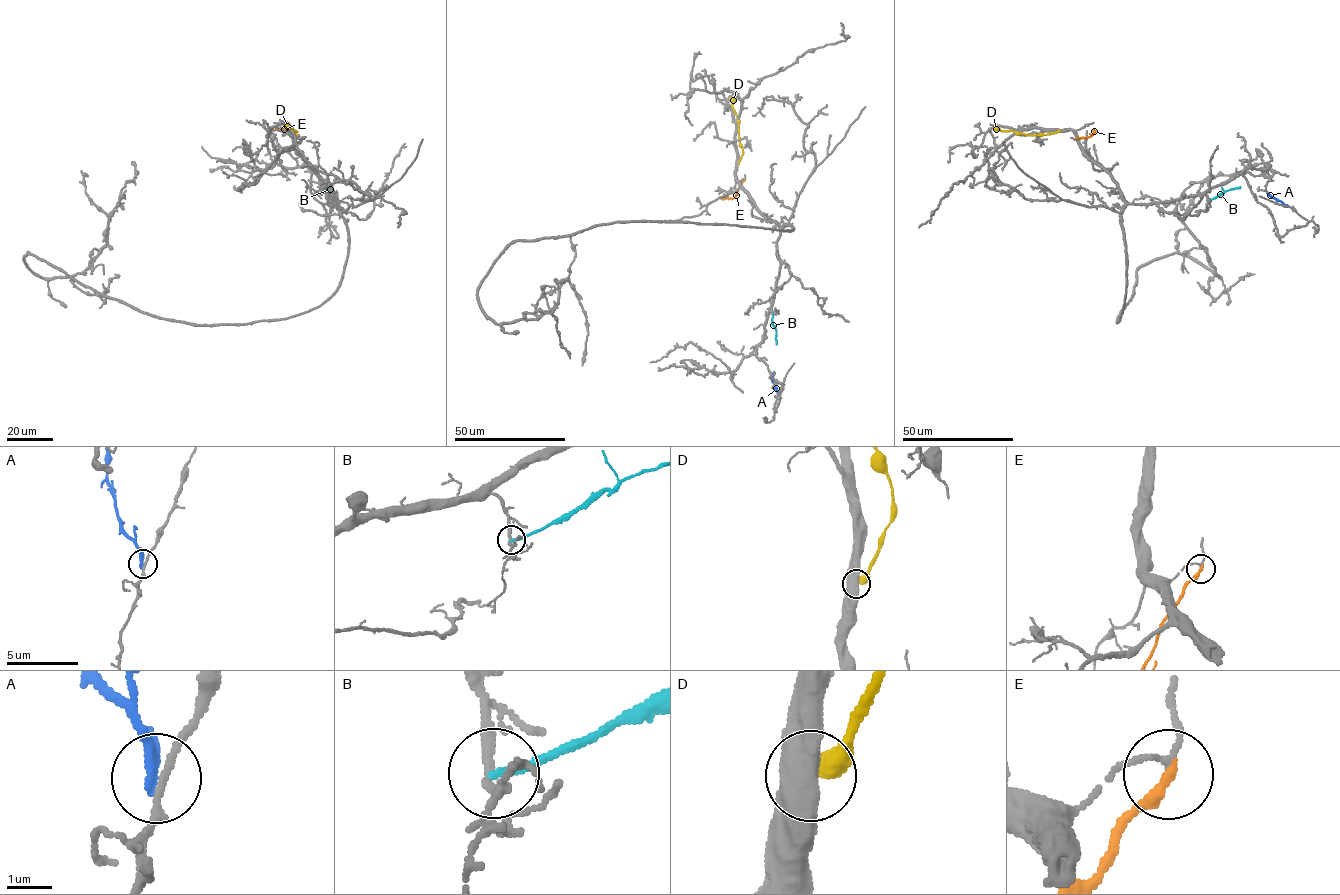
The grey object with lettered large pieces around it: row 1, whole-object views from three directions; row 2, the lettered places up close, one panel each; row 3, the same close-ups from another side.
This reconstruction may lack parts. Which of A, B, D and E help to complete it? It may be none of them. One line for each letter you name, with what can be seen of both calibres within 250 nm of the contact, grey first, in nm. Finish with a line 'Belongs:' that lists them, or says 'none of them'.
Belongs: none of them

